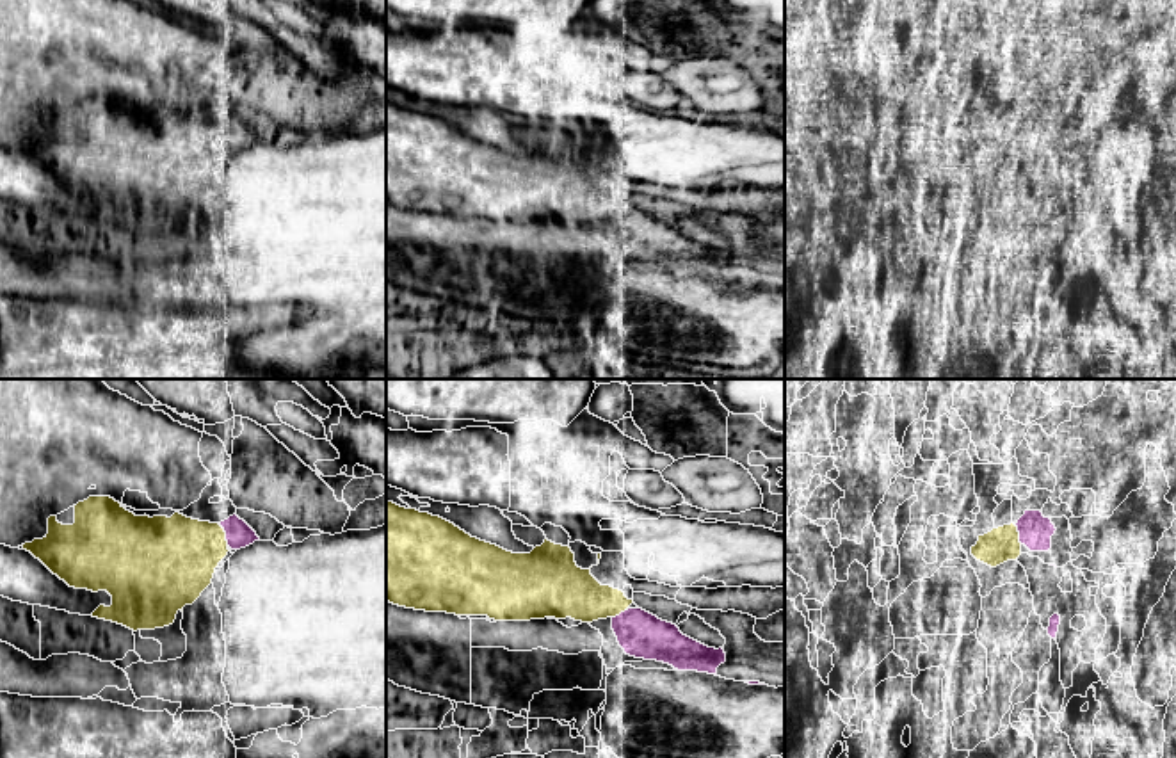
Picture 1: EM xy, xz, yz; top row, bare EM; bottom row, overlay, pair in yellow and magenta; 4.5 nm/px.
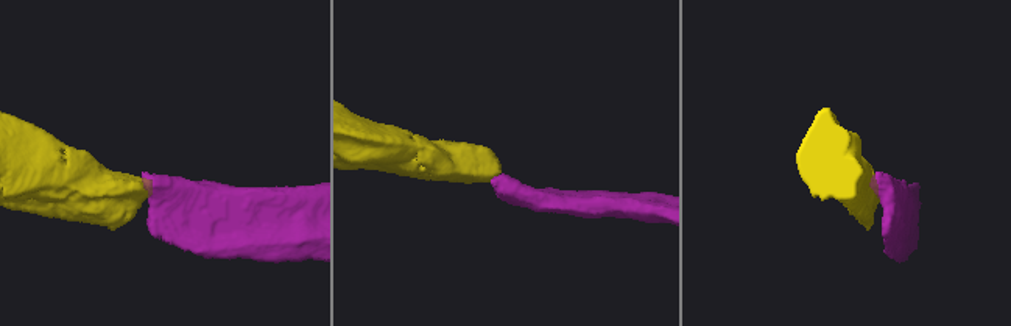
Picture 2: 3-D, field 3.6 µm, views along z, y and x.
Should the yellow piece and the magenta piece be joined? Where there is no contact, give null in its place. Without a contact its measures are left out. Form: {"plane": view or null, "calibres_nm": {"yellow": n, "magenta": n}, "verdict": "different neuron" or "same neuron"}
{"plane": "xy", "calibres_nm": {"yellow": 380, "magenta": 120}, "verdict": "same neuron"}

